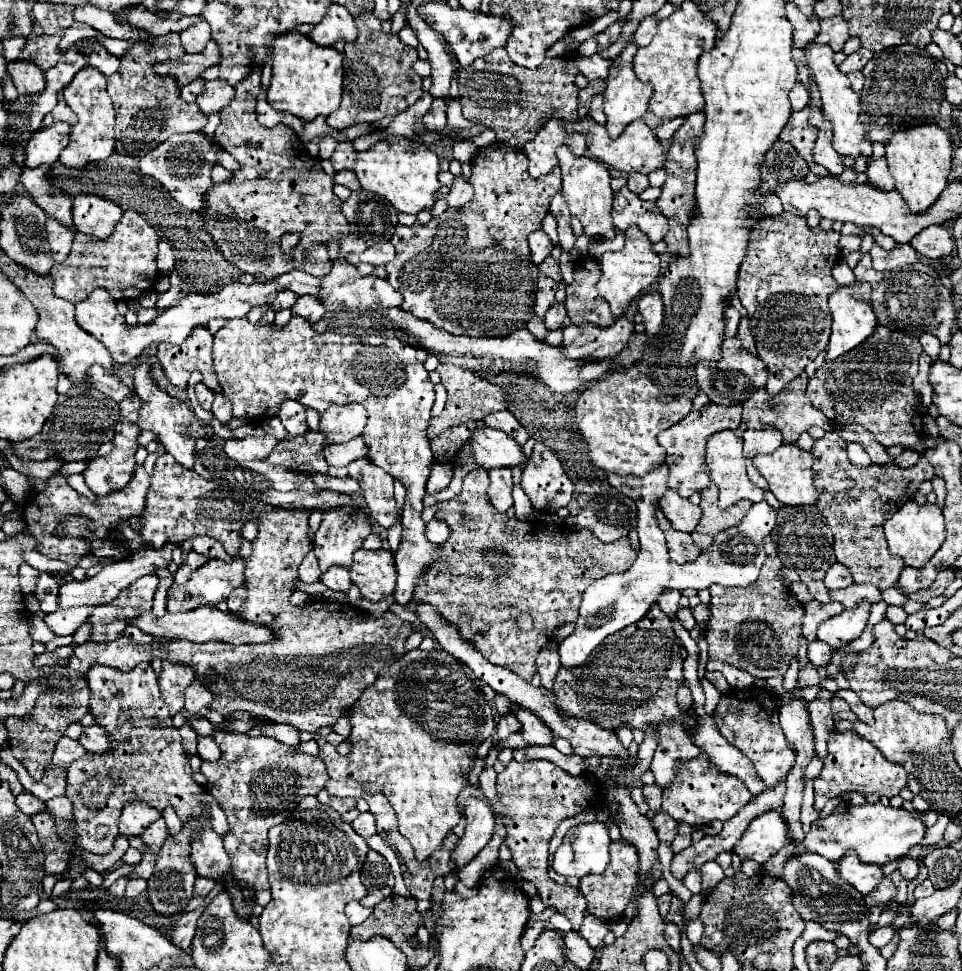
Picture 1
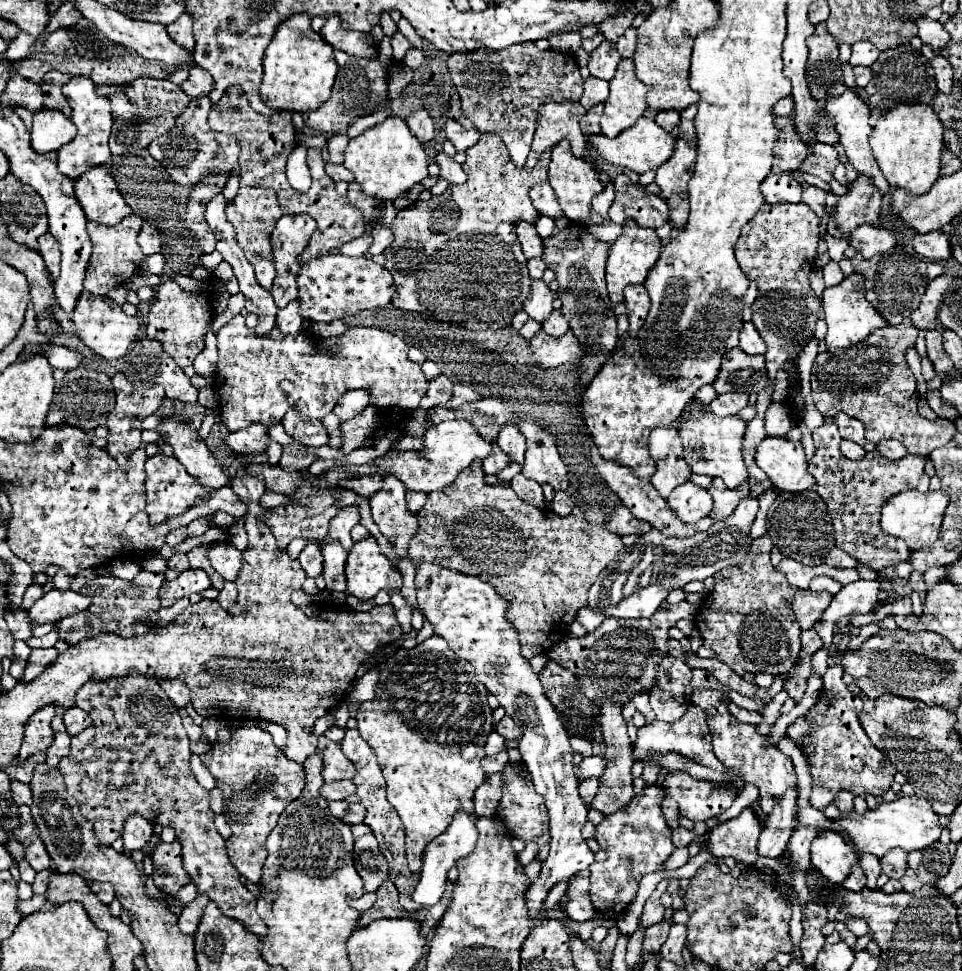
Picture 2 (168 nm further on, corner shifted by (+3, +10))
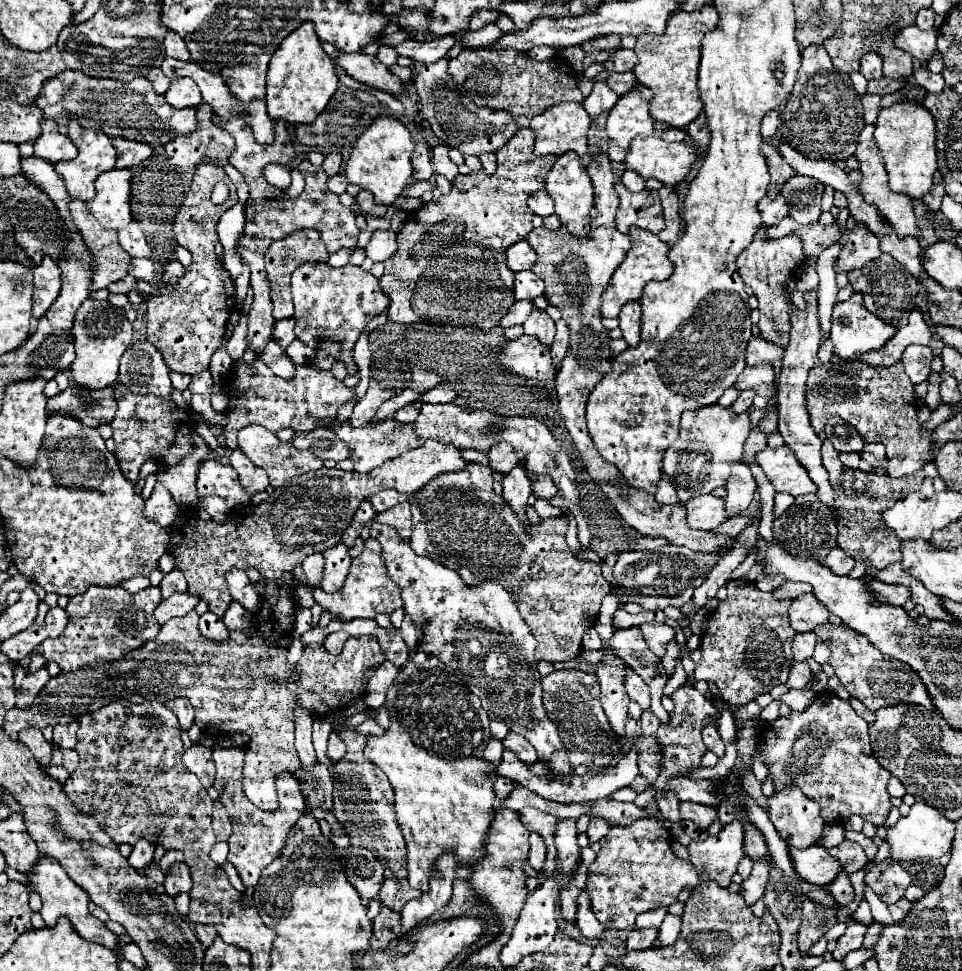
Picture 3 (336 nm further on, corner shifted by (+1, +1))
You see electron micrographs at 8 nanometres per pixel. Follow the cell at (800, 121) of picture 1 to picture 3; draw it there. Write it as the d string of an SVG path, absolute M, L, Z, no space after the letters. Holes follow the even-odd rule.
M767 140L767 142L763 142L761 150L763 150L763 156L767 158L767 162L769 162L769 170L771 170L771 182L769 182L767 196L775 198L775 196L781 192L783 184L785 184L789 178L793 178L797 172L785 162L785 158L781 156L777 144L773 144L773 142Z

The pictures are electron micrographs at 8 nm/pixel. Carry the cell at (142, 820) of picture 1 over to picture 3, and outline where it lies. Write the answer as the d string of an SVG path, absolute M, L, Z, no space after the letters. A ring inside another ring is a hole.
M139 840L135 846L133 846L133 852L129 856L129 864L137 870L145 868L151 860L153 860L153 852L155 852L155 846L147 840Z

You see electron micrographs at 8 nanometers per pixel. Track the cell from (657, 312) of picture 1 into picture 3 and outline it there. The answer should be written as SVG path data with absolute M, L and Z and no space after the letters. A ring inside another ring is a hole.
M627 302L619 314L619 328L623 330L623 338L629 346L639 344L641 334L641 304L639 302Z

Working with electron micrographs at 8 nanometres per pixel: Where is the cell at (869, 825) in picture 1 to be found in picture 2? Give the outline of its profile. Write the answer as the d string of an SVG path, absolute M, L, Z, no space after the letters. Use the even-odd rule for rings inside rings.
M901 795L897 801L881 803L877 811L867 811L865 815L859 815L855 811L851 815L843 813L841 819L837 819L837 823L851 835L859 853L871 853L879 859L893 847L901 847L907 853L929 847L931 843L939 841L943 831L943 825L939 823L939 815L933 811L929 801L917 795Z

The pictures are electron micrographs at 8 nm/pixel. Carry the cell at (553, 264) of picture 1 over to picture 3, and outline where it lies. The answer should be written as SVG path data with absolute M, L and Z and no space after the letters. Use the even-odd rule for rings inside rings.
M523 270L515 274L515 298L517 300L535 300L537 296L541 296L545 292L545 282L533 272L533 270Z

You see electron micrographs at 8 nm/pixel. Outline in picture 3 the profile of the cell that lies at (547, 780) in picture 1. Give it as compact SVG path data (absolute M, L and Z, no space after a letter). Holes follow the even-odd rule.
M523 808L519 812L519 820L531 830L531 832L537 832L543 836L545 840L545 846L547 846L547 864L545 868L539 872L543 878L551 876L555 872L555 862L557 862L557 850L555 850L555 842L553 842L553 834L551 830L555 828L555 822L557 818L551 816L551 814L545 814L541 810L535 810L535 808Z

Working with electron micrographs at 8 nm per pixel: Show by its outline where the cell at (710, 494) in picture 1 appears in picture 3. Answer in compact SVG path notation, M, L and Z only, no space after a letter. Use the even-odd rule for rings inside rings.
M735 464L731 478L725 484L727 494L725 494L725 510L727 516L739 516L741 512L745 512L757 492L757 484L755 478L751 476L751 470L745 464Z

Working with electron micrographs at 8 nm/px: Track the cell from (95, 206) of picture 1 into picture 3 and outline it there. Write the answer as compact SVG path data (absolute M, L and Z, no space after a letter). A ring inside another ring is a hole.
M109 170L95 180L97 196L87 204L87 210L105 226L121 230L133 222L131 216L131 172Z

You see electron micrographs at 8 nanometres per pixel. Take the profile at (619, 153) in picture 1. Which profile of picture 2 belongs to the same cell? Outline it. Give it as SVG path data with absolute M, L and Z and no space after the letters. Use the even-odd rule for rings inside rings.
M641 117L633 127L625 129L615 139L609 139L605 135L591 137L591 145L601 153L601 157L605 161L619 165L619 167L625 167L625 169L631 169L631 171L641 175L645 171L655 171L659 165L669 161L669 157L675 151L675 137L671 133L667 133L665 129L661 129L653 119Z

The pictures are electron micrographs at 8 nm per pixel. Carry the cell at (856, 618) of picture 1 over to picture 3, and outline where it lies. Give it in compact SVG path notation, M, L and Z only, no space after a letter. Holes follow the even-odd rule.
M871 580L871 582L867 582L867 586L879 600L885 600L893 606L903 606L911 596L909 588L905 588L901 584L887 584L881 580Z

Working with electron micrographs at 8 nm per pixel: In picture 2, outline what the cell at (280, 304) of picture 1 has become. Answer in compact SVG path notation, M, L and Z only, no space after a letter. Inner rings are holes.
M285 215L277 221L271 233L271 247L277 269L271 295L279 309L297 299L299 257L315 229L317 225L309 215Z

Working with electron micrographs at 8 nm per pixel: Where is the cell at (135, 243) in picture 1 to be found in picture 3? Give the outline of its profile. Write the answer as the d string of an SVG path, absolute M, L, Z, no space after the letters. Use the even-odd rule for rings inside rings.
M71 200L73 220L77 228L83 232L85 244L89 244L89 250L93 252L93 260L95 260L91 290L101 290L127 276L133 256L123 250L115 230L103 228L95 220L95 216L81 206L85 206L85 202Z

